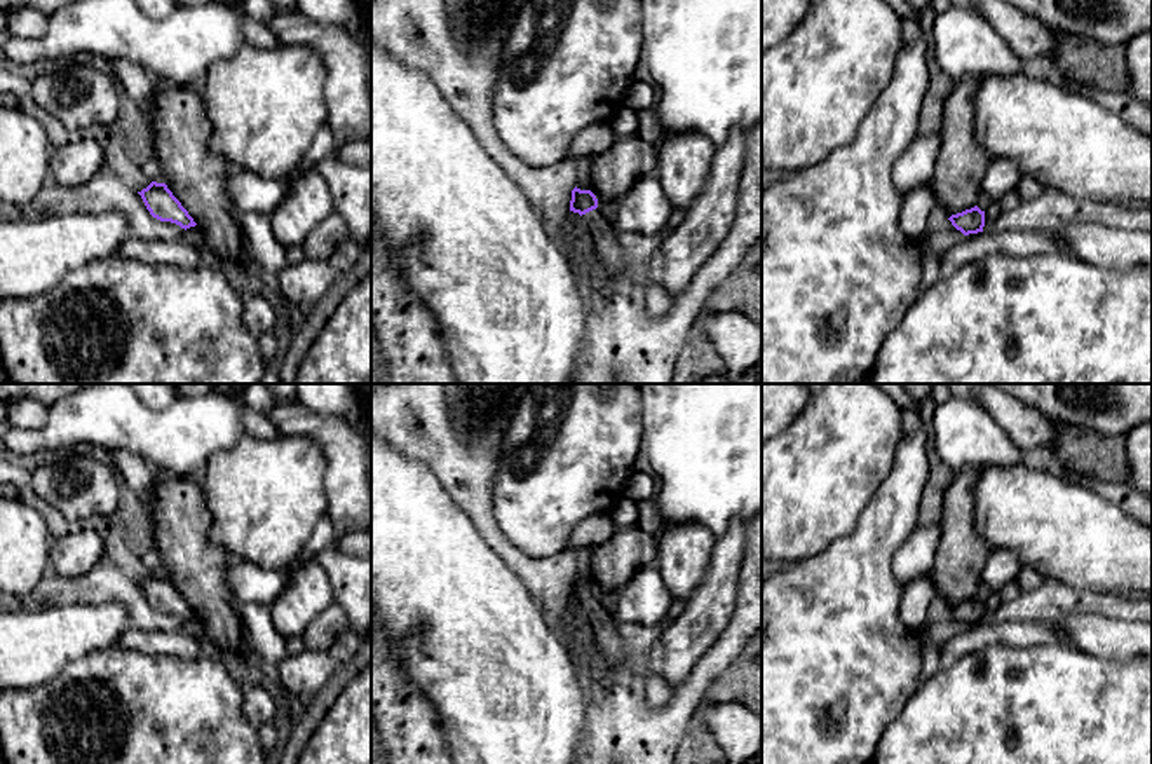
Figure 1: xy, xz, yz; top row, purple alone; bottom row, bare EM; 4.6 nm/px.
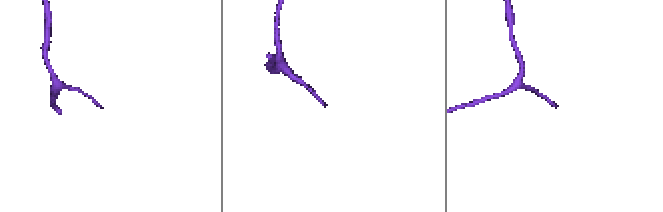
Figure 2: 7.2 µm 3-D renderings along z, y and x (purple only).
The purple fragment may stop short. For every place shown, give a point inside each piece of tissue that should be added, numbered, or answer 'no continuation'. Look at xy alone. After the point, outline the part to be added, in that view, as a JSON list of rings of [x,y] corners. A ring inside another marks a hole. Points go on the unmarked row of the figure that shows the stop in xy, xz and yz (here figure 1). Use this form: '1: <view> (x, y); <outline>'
no continuation

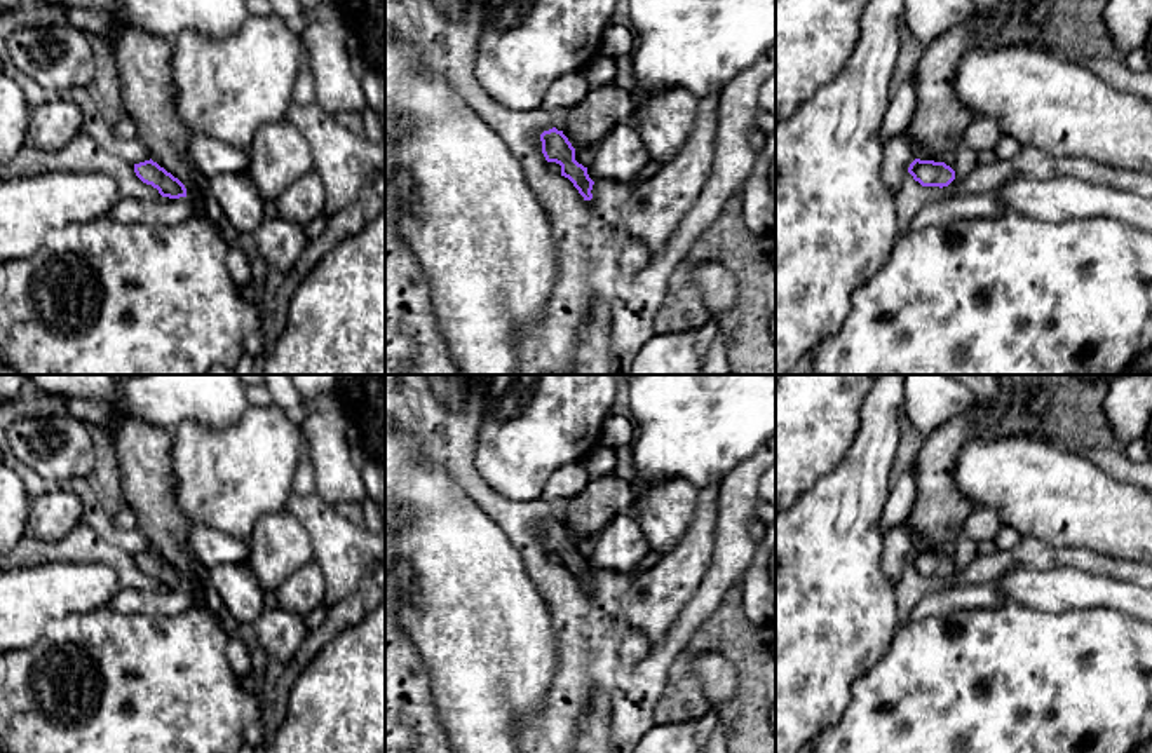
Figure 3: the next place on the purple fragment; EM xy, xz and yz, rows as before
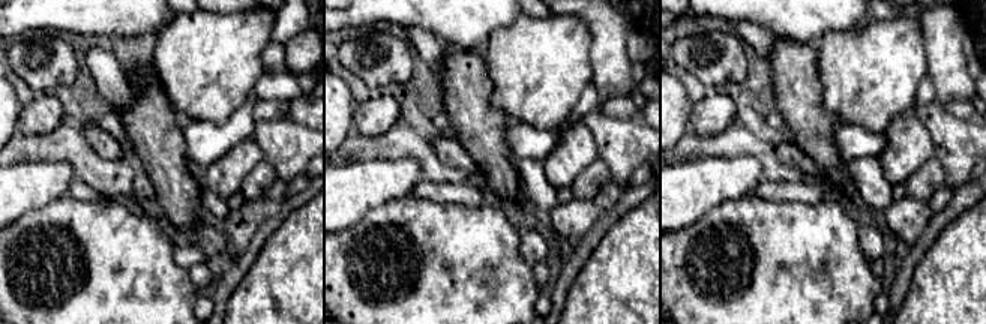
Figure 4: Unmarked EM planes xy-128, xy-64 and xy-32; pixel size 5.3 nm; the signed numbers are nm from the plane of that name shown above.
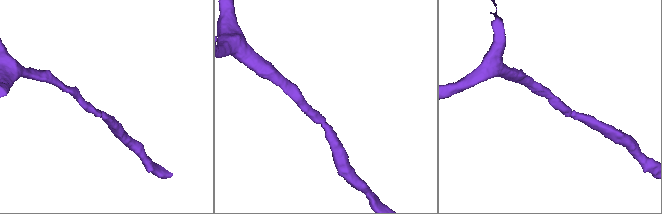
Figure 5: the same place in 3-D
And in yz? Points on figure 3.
no continuation

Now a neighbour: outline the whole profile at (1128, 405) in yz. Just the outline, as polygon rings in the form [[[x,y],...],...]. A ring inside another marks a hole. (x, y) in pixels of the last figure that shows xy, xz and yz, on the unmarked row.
[[[1117,375],[1101,408],[1119,448],[1142,439],[1152,418],[1152,375]]]

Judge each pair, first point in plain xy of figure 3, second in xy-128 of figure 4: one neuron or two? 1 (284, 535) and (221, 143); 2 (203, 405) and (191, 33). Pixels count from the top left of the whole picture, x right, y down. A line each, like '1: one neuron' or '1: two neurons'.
1: two neurons
2: two neurons

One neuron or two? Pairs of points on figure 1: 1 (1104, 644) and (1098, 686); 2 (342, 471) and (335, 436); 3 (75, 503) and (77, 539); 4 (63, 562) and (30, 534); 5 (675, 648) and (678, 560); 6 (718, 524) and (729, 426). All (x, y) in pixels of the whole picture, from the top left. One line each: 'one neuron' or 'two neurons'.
1: two neurons
2: one neuron
3: two neurons
4: two neurons
5: two neurons
6: one neuron

